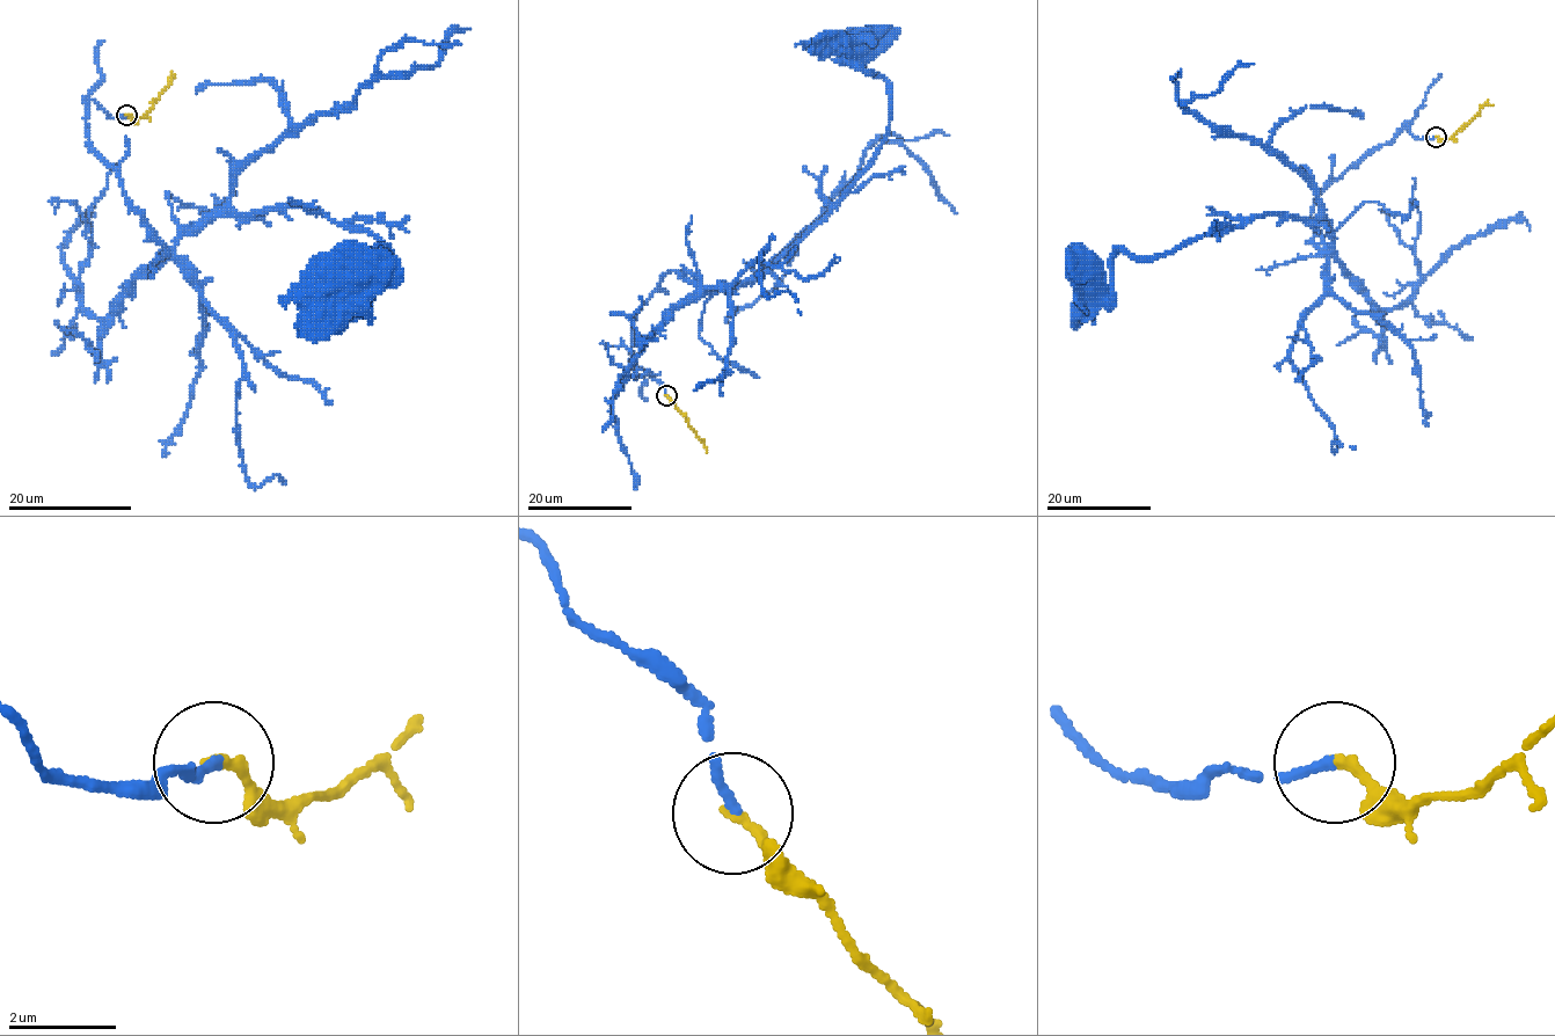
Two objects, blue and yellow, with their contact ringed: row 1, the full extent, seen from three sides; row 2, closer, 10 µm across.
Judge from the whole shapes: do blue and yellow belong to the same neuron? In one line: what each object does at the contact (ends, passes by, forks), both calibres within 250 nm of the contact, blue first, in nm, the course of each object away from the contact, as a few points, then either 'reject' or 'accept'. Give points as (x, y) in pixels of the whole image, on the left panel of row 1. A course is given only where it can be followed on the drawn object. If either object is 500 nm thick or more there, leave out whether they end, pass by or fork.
blue ends; yellow ends; calibres 160 and 190 nm; course blue (126, 115), (90, 100), (88, 141), (165, 248), (314, 206), (389, 250), (359, 309), (349, 268); course yellow (126, 115), (133, 119), (141, 118), (175, 77); accept

